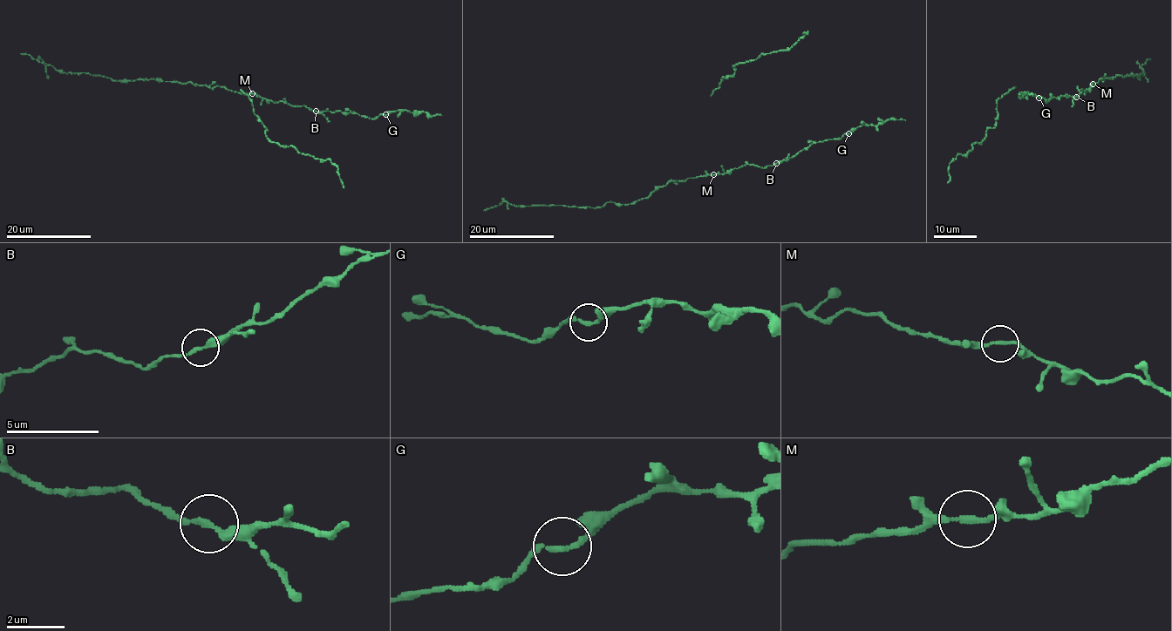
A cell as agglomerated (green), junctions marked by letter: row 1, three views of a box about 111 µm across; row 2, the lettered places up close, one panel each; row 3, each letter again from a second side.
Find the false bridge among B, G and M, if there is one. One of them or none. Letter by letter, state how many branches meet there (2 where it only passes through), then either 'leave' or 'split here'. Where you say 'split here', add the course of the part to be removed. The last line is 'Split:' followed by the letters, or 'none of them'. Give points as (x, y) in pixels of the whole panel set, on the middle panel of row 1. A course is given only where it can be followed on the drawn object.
B: branches 2; leave
G: branches 2; leave
M: branches 2; leave
Split: none of them

